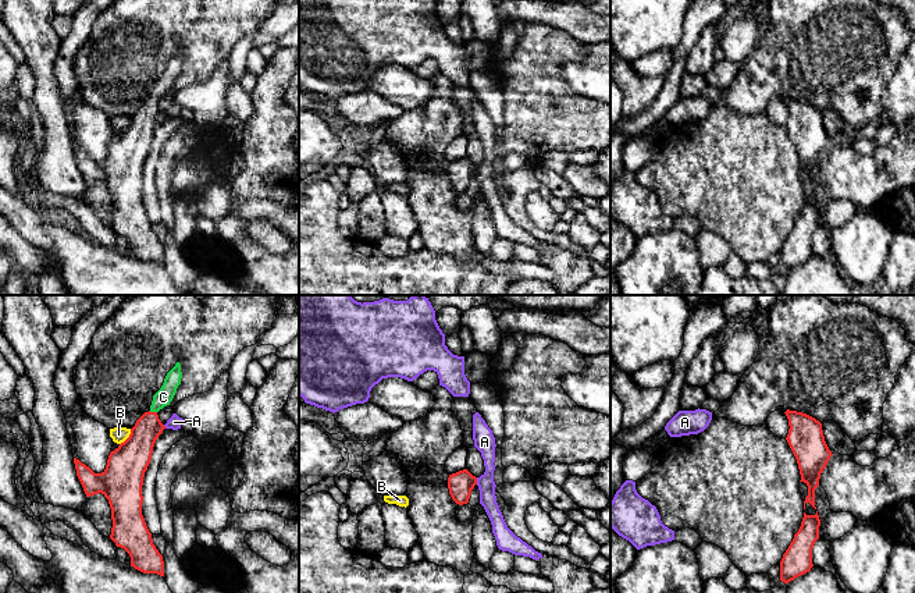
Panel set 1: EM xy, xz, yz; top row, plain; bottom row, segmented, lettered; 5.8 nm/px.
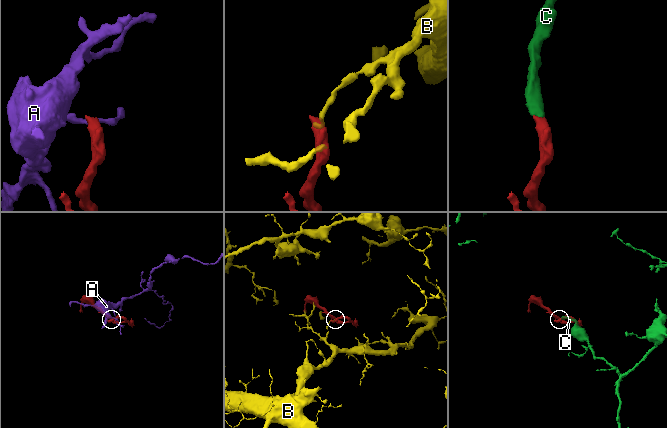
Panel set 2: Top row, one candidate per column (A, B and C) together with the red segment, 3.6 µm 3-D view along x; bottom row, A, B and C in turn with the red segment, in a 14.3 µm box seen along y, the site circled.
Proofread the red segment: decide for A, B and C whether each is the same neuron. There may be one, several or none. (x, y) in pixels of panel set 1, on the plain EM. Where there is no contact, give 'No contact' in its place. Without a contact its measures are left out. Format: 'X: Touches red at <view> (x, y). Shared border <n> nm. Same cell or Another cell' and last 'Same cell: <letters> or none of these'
A: Touches red at xz (476, 169). Shared border 40 nm. Another cell
B: Touches red at xy (128, 125). Shared border 120 nm. Another cell
C: Touches red at xy (153, 100). Shared border 50 nm. Same cell
Same cell: C

